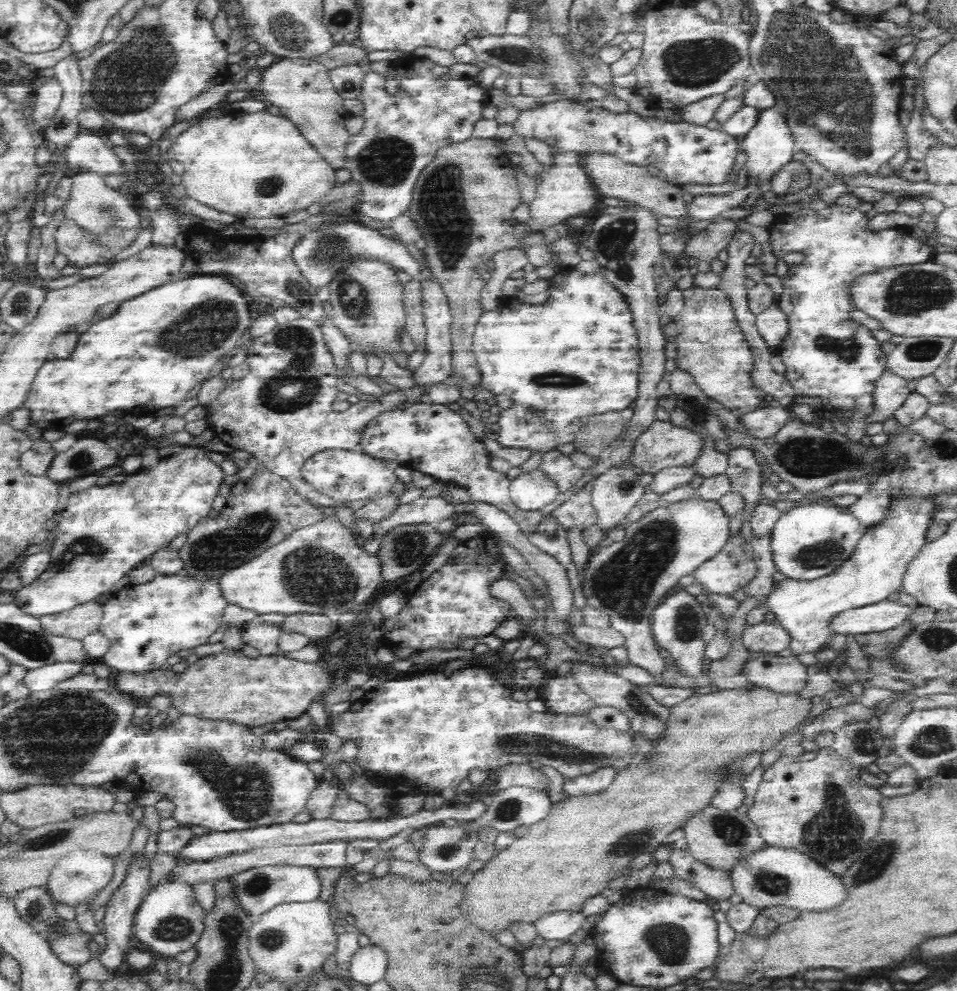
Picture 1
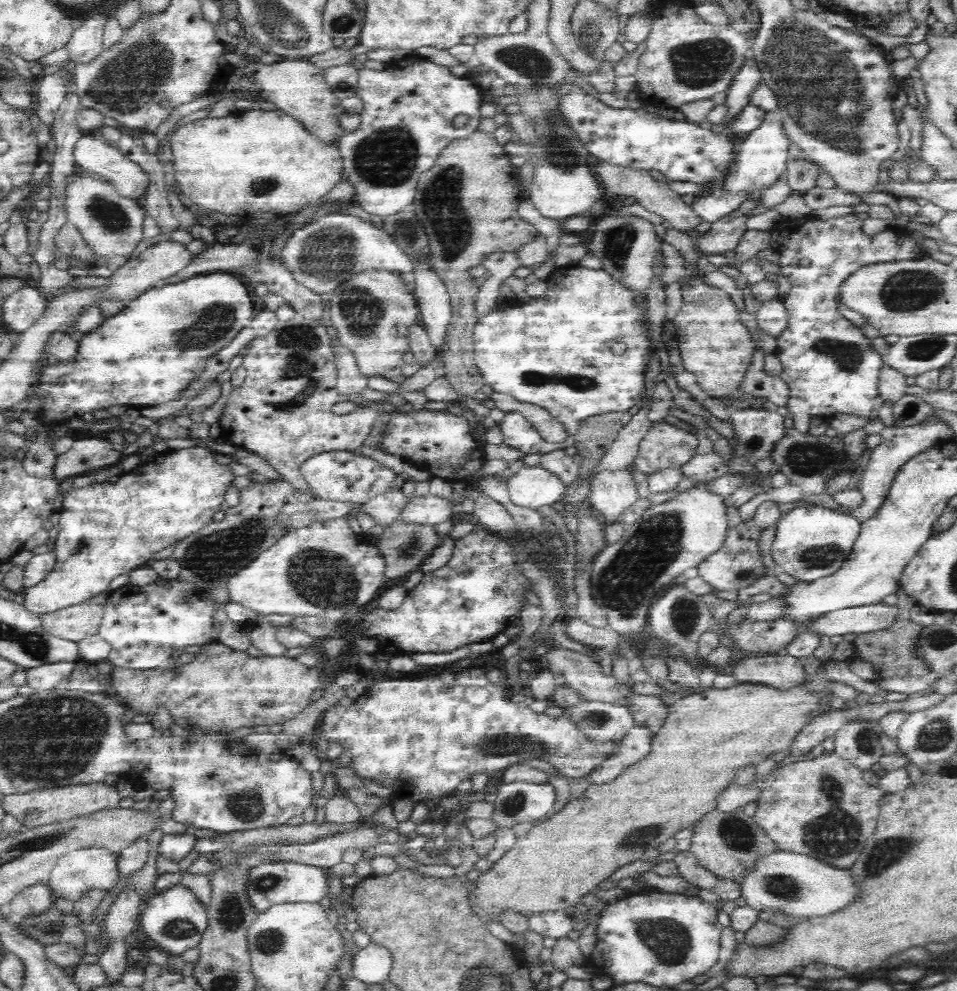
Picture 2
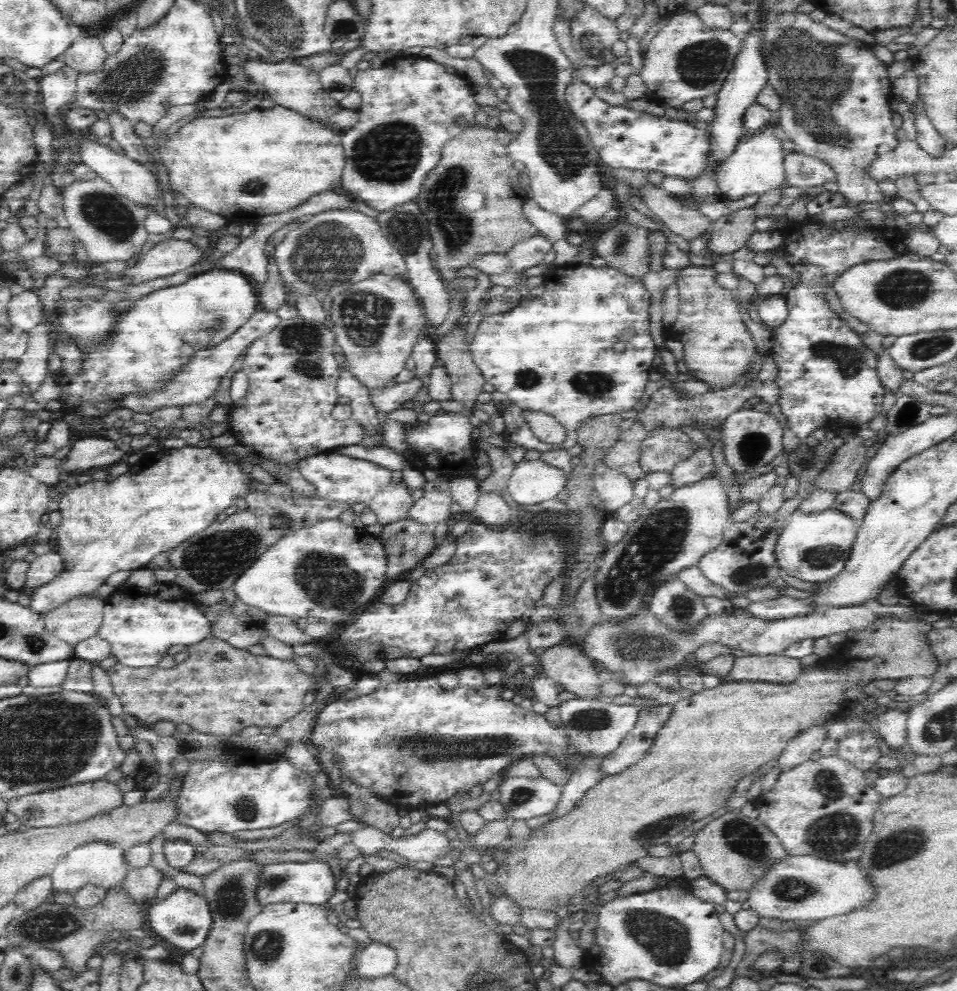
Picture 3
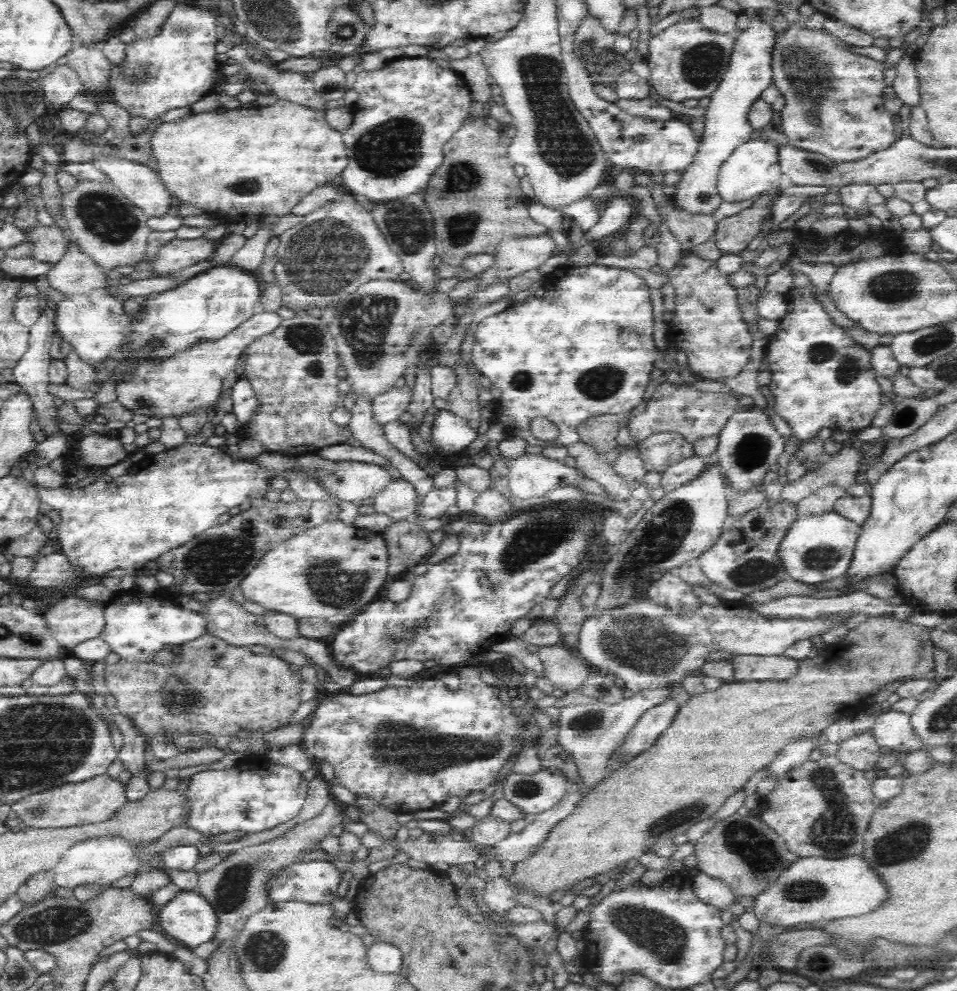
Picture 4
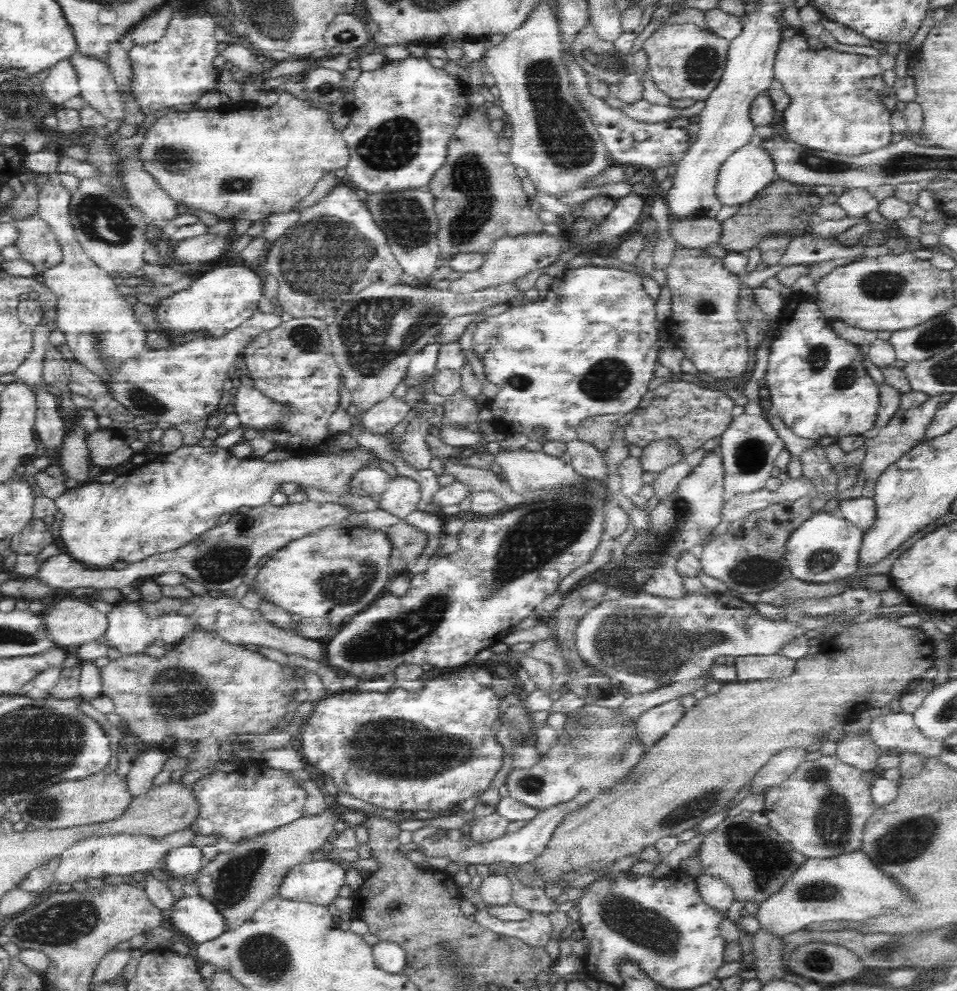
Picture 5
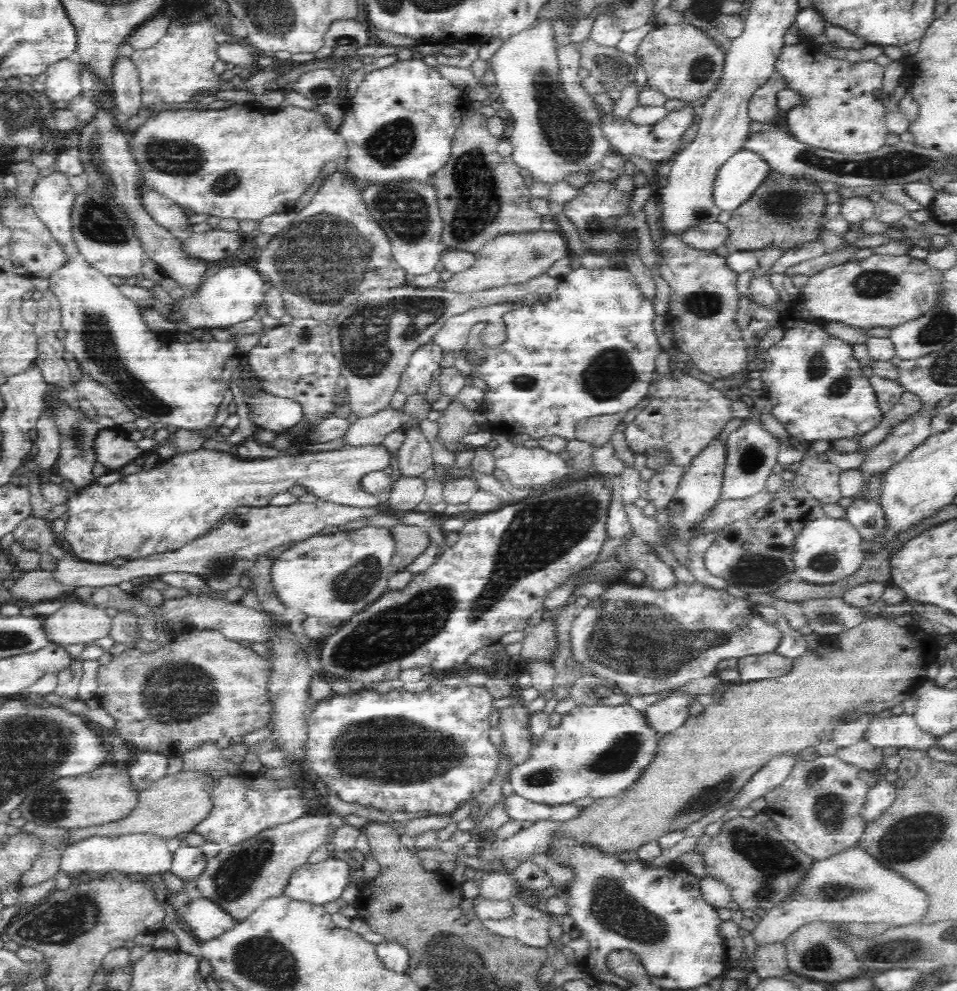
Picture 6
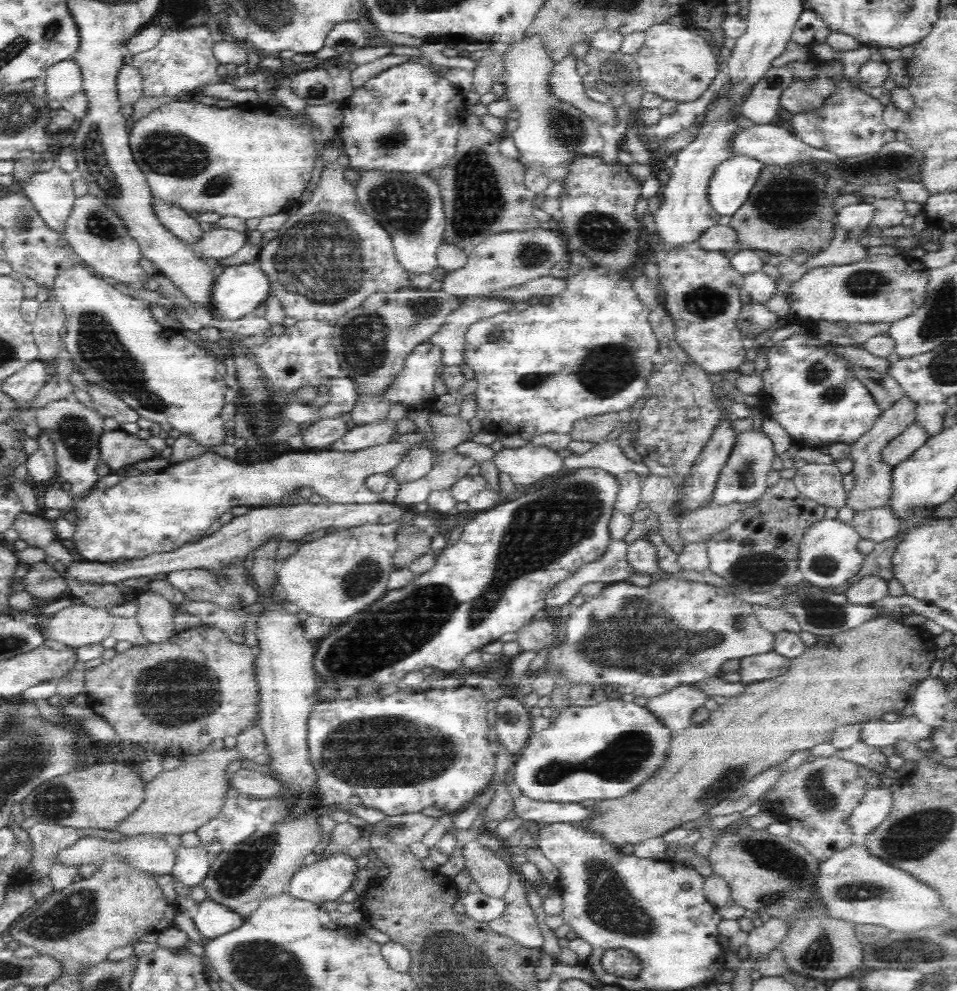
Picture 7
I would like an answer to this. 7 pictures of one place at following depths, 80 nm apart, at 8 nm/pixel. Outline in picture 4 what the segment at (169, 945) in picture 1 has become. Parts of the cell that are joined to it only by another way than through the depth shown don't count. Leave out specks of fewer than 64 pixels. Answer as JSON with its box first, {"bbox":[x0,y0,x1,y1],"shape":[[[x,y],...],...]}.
{"bbox":[154,890,217,950],"shape":[[[197,890],[180,891],[164,906],[155,906],[154,928],[176,945],[181,945],[189,950],[211,942],[216,934],[216,927],[217,918],[211,904]]]}

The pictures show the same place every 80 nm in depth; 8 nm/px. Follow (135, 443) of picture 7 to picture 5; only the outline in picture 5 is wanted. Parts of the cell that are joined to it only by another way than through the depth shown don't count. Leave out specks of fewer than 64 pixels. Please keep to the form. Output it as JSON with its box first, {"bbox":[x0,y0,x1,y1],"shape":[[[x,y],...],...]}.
{"bbox":[85,429,137,467],"shape":[[[108,429],[90,432],[85,441],[90,461],[98,467],[126,466],[137,456],[124,438],[115,438]]]}

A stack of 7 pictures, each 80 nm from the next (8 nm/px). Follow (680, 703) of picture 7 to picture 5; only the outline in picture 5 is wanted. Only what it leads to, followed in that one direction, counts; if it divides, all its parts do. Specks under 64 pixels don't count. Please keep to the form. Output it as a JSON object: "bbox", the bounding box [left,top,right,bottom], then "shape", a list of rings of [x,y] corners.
{"bbox":[635,699,685,747],"shape":[[[678,699],[650,708],[635,720],[636,738],[641,746],[651,747],[663,734],[674,728],[685,707]]]}

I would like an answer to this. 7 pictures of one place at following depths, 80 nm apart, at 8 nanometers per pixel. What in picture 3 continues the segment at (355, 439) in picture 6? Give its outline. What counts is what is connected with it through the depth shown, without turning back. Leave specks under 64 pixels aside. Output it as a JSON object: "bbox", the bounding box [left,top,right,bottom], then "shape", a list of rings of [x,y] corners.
{"bbox":[368,376,425,417],"shape":[[[415,376],[409,382],[395,384],[382,390],[369,390],[368,400],[377,410],[380,417],[402,408],[407,401],[413,401],[425,386],[422,377]]]}

